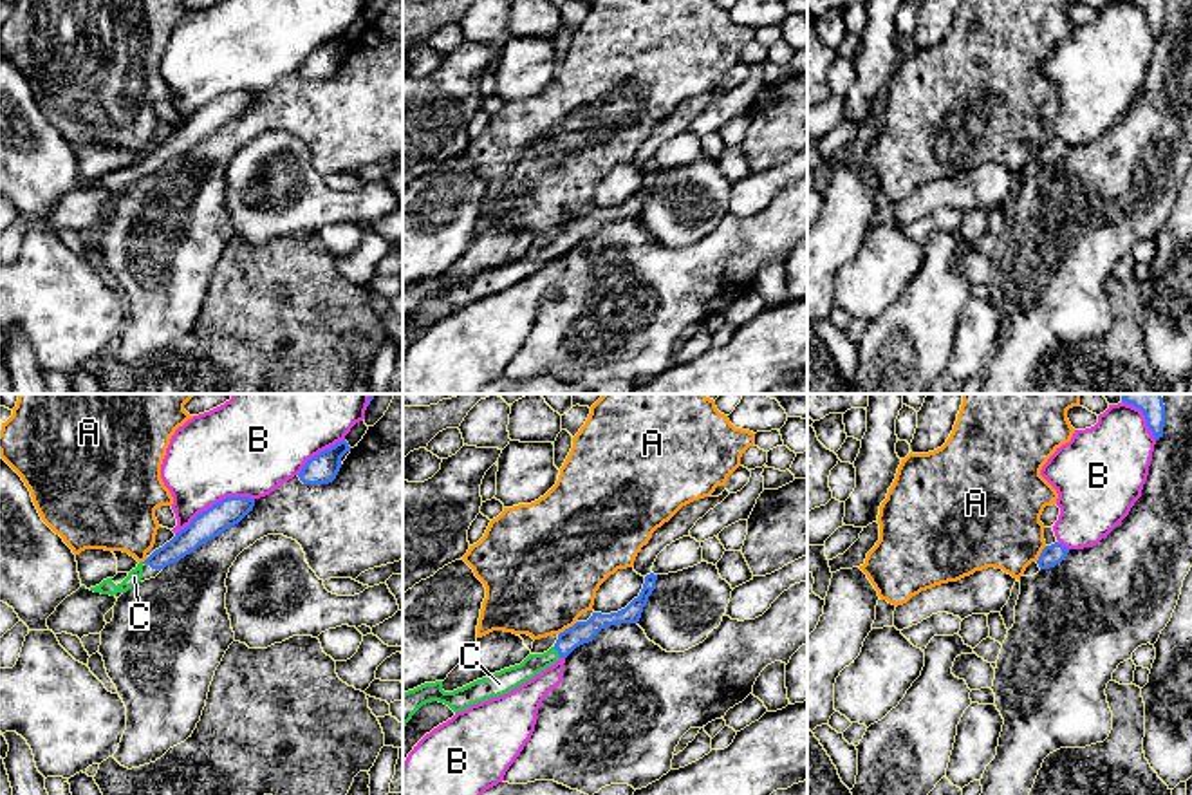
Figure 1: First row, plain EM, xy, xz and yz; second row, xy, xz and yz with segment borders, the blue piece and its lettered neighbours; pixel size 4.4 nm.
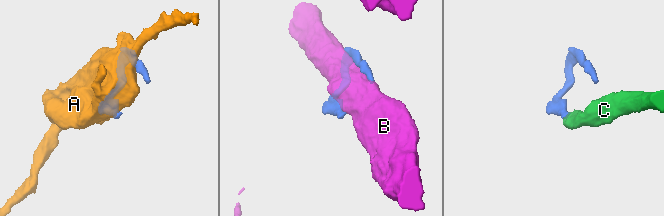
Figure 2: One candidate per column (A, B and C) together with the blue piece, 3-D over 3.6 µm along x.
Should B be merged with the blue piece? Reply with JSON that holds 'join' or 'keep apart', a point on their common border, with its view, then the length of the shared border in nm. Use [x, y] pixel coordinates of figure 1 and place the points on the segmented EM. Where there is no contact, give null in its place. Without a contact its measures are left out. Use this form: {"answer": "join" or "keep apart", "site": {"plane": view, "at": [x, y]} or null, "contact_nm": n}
{"answer": "keep apart", "site": {"plane": "xy", "at": [214, 505]}, "contact_nm": 380}

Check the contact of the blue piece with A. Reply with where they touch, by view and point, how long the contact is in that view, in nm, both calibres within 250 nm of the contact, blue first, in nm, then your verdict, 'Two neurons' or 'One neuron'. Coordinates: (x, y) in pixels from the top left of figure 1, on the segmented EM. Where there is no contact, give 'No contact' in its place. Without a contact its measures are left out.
Touches blue at xz (569, 627). Shared border 110 nm. Thickness 100 nm (blue) against 480 nm. Two neurons

